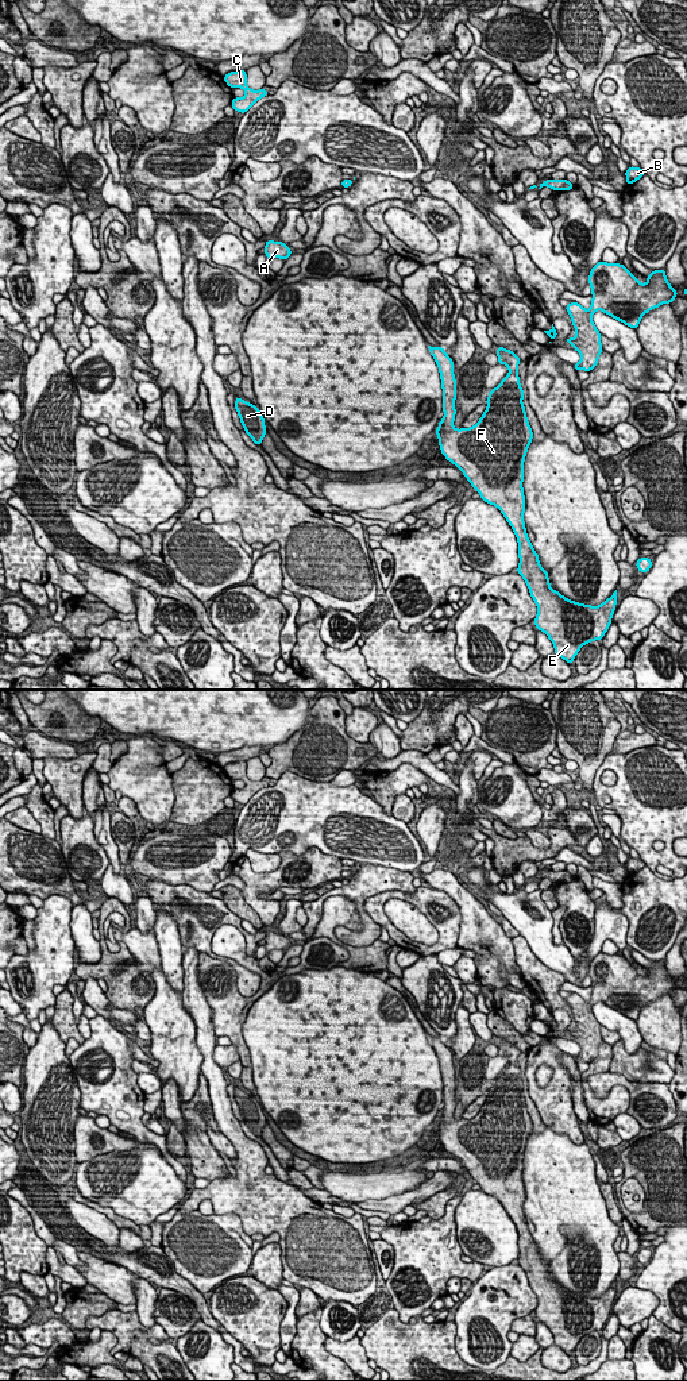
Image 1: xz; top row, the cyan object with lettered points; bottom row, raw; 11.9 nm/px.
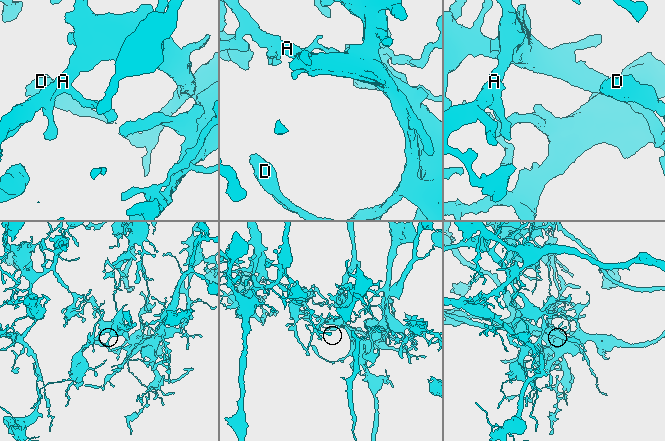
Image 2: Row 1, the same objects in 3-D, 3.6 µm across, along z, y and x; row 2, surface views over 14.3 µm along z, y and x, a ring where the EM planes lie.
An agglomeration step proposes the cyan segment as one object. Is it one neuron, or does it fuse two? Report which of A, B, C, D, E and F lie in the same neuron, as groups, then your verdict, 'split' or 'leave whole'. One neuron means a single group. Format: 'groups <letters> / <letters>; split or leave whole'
groups A B C D E F; leave whole

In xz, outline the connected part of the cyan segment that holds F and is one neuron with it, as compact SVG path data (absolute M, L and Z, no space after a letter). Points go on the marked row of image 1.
M441 346L428 347L437 363L443 387L444 417L436 429L441 454L464 474L480 498L497 506L507 520L518 541L517 572L537 605L534 625L553 643L555 655L572 664L584 644L603 639L615 610L617 590L599 606L567 599L551 587L548 571L541 568L528 539L522 481L533 432L522 404L524 390L517 370L522 360L510 350L497 348L498 363L506 364L509 374L489 393L485 401L489 405L480 420L471 428L456 429L454 362Z

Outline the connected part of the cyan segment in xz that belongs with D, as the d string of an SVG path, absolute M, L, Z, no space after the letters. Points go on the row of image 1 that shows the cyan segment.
M240 397L235 400L235 409L239 414L240 424L244 432L254 440L256 445L262 445L262 439L266 435L265 418L256 405L243 401Z

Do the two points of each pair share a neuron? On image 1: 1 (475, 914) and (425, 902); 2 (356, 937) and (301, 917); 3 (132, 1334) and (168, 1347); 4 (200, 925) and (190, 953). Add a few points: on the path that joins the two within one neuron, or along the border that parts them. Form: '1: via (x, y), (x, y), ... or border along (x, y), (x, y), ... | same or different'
1: border along (437, 888), (458, 906), (458, 941) | different
2: border along (301, 906), (307, 915), (307, 924), (303, 928) | different
3: via (141, 1342), (147, 1349), (159, 1349) | same
4: border along (184, 945), (192, 945), (200, 951) | different

